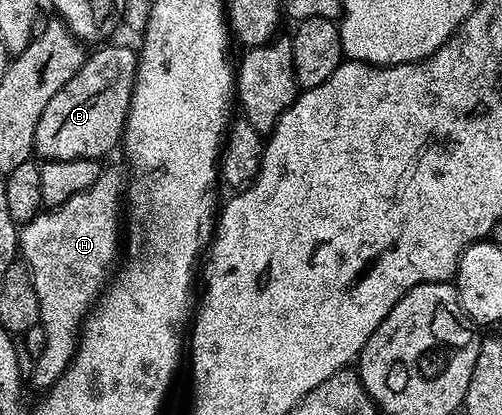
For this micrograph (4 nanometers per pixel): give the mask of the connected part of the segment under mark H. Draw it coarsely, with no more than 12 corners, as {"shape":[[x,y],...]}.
{"shape":[[81,192],[21,225],[50,389],[115,267],[120,212]]}

